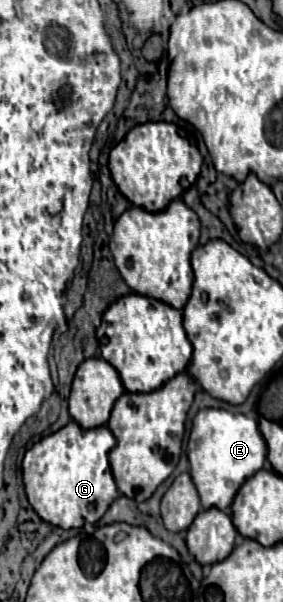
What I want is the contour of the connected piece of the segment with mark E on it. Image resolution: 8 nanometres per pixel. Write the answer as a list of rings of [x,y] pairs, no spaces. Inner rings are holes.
[[[218,408],[200,410],[192,420],[188,438],[188,462],[202,508],[218,508],[222,512],[228,512],[232,498],[242,482],[264,466],[266,452],[266,442],[254,418]]]

